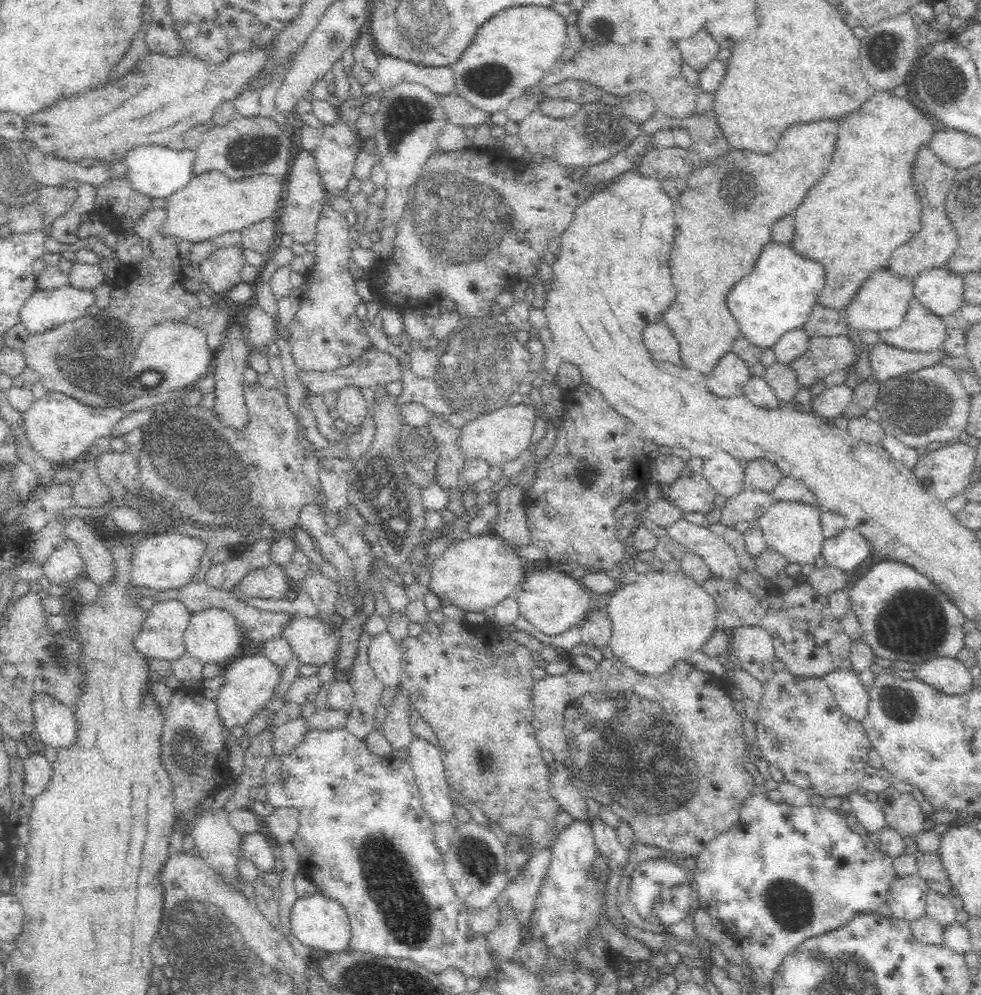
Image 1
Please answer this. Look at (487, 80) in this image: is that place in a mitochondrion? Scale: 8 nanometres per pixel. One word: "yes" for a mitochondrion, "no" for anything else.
yes

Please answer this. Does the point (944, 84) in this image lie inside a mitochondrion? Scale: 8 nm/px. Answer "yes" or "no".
yes

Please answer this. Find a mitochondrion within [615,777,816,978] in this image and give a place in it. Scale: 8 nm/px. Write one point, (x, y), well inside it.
(788, 904)

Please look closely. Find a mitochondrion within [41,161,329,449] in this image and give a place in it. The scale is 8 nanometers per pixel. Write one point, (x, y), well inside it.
(98, 369)

